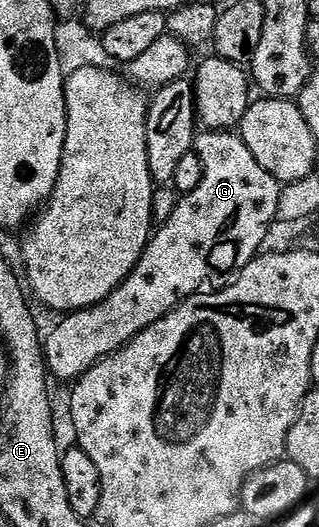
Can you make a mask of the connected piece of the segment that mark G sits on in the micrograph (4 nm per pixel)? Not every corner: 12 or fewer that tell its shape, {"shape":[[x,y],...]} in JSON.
{"shape":[[196,132],[197,191],[43,356],[78,381],[187,298],[238,274],[279,181],[238,132]]}

